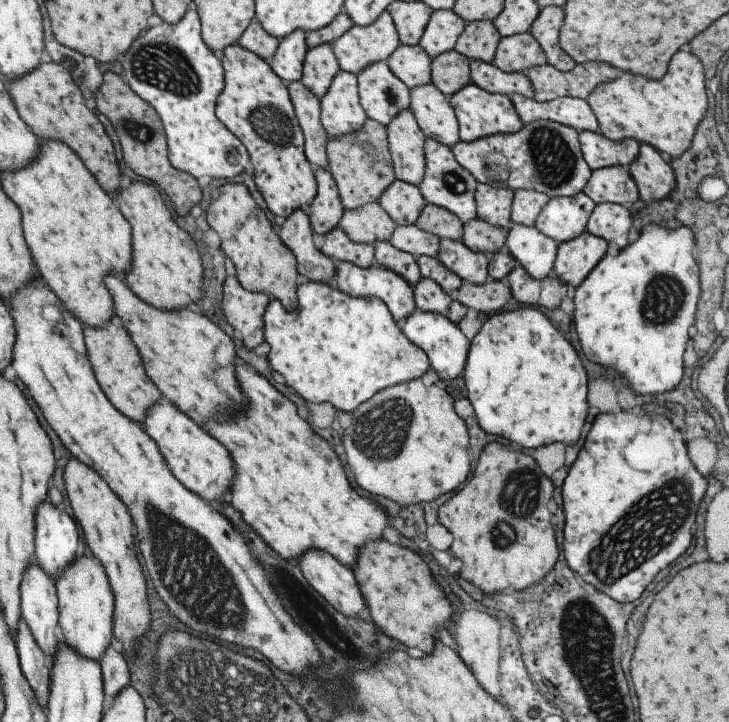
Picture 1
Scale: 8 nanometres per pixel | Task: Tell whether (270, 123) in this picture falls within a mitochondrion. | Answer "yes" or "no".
yes

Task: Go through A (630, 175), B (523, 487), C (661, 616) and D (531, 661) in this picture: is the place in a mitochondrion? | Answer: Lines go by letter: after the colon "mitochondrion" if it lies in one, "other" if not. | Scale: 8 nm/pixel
A: other
B: mitochondrion
C: other
D: other

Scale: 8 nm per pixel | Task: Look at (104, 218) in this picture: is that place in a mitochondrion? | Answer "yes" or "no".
no

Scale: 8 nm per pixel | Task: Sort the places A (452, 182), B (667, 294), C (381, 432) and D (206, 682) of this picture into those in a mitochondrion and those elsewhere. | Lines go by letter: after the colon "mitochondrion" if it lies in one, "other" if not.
A: mitochondrion
B: mitochondrion
C: mitochondrion
D: mitochondrion

